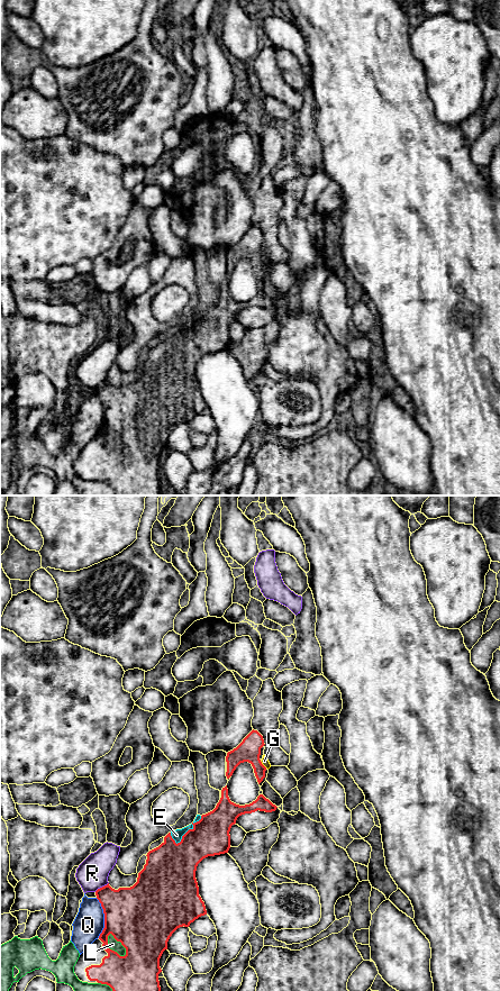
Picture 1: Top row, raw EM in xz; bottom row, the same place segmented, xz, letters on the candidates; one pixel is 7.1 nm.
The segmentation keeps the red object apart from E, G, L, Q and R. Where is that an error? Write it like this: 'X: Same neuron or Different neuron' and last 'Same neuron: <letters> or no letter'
E: Same neuron
G: Same neuron
L: Different neuron
Q: Different neuron
R: Different neuron
Same neuron: E, G

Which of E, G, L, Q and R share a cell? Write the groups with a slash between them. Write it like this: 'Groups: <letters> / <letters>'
Groups: E G / L / Q / R

